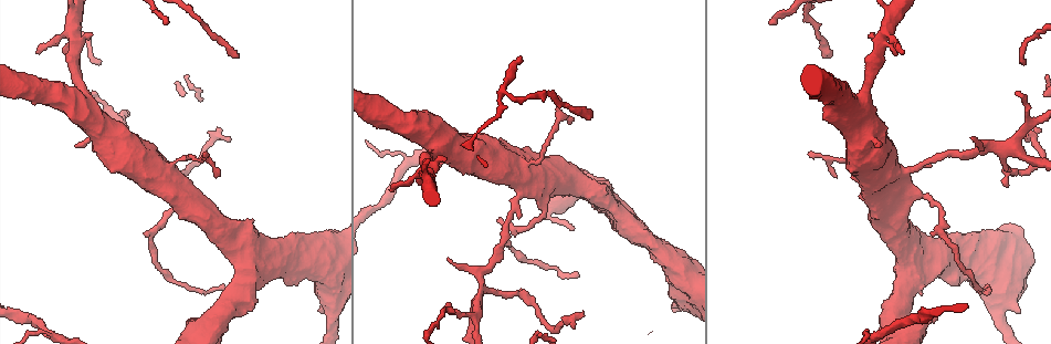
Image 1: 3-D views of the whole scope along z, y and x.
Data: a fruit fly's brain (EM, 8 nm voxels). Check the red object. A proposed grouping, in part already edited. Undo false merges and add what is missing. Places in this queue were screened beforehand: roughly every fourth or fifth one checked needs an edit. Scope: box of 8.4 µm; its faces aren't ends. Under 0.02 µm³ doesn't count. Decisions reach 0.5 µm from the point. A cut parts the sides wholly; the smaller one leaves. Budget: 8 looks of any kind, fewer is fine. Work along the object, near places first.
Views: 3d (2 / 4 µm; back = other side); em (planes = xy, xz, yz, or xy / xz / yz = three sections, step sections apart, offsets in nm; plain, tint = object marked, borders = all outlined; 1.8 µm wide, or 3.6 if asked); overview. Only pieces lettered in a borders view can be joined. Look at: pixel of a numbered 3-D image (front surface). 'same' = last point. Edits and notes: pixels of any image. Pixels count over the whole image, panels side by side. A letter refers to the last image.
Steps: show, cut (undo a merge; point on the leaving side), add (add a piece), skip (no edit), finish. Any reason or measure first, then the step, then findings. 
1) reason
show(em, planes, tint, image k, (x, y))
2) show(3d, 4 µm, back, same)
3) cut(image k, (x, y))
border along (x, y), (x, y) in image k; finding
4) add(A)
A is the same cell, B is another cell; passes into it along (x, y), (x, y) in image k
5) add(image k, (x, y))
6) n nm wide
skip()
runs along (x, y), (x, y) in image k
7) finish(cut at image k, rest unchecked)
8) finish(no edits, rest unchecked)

thick turns thin
show(em, planes, borders, image 1, (541, 209))

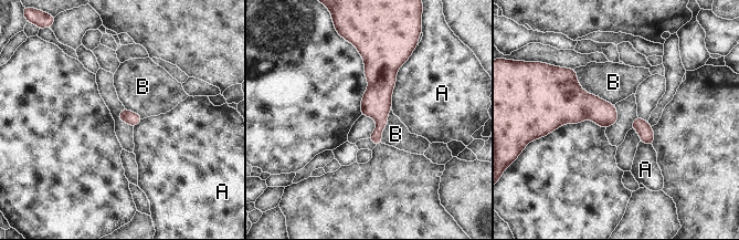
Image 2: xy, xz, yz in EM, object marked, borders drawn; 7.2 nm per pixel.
100 nm wide; A touches over 440 nm
skip()
A and B are other cells; one cell here

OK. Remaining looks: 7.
looks like a crossing
show(3d, 4 µm, image 1, (481, 287))

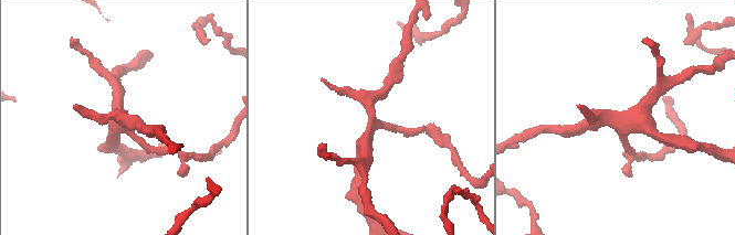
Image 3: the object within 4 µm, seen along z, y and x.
now the EM
show(em, planes, tint, image 3, (374, 119))

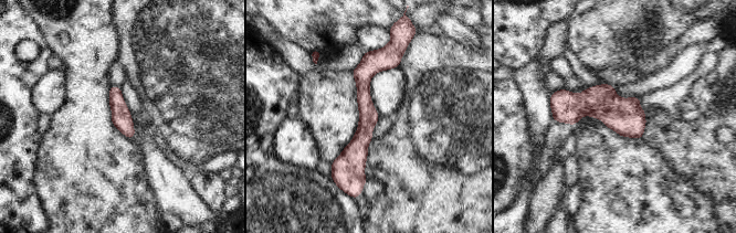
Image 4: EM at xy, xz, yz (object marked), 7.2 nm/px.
show(em, planes, borders, same)

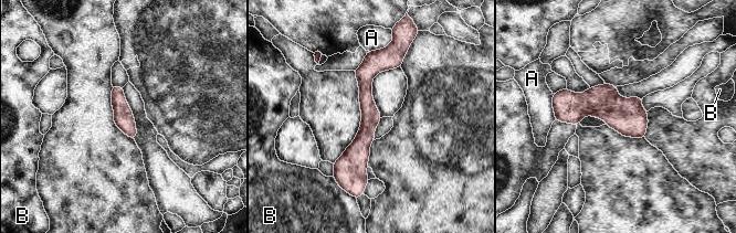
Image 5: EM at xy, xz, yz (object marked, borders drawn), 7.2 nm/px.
skip()
A and B are other cells; border along (553, 94), (555, 119) in image 5; continuous, no second cell

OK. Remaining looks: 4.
free end
show(3d, 4 µm, image 1, (903, 51))

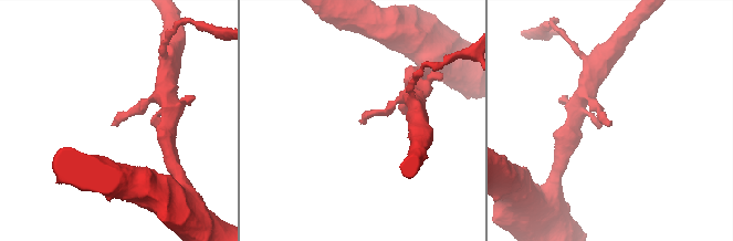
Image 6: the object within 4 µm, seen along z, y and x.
shape alone is not enough
show(em, planes, borders, image 6, (610, 124))

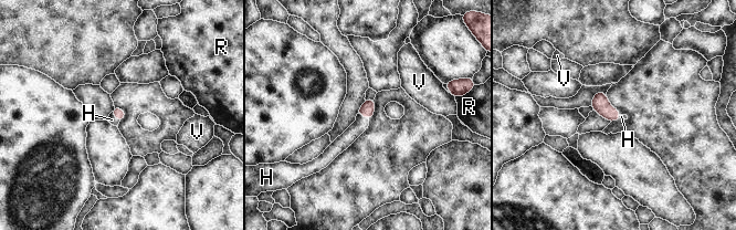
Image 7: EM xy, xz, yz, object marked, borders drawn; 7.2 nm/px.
add(H)
H is the same cell, R and V are other cells; passes into it along (118, 113), (115, 117), (112, 119) in image 7; the cell continues

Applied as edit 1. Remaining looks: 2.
finish(add at image 7, rest unchecked)

